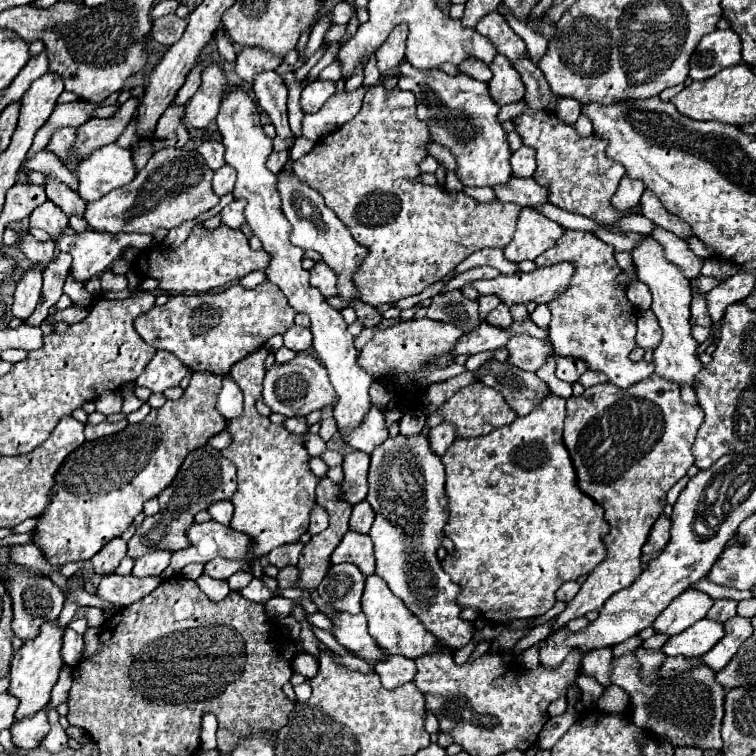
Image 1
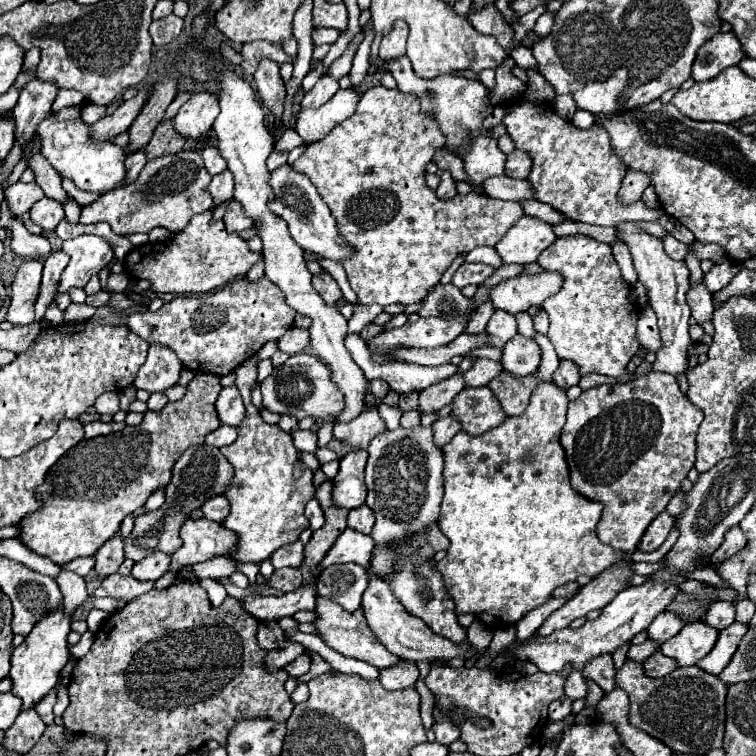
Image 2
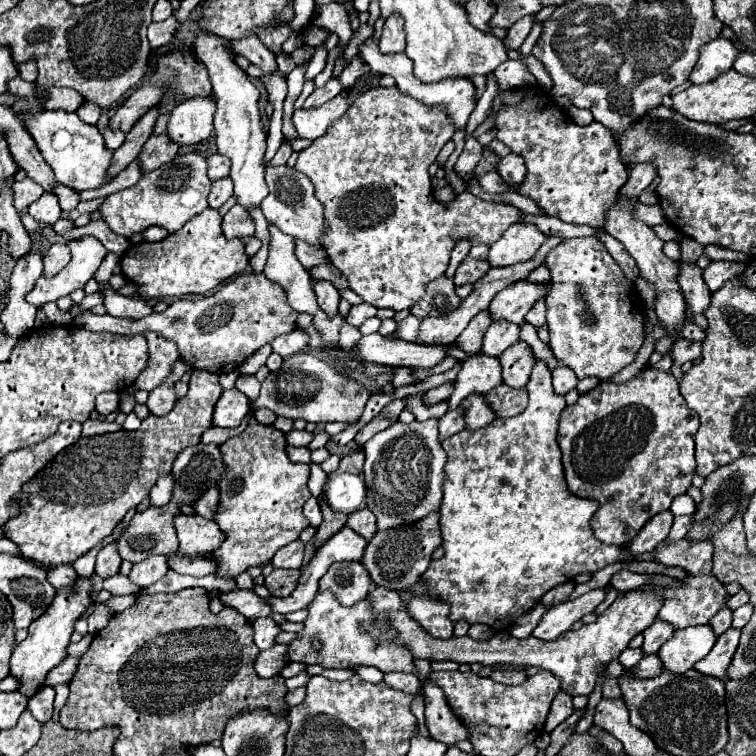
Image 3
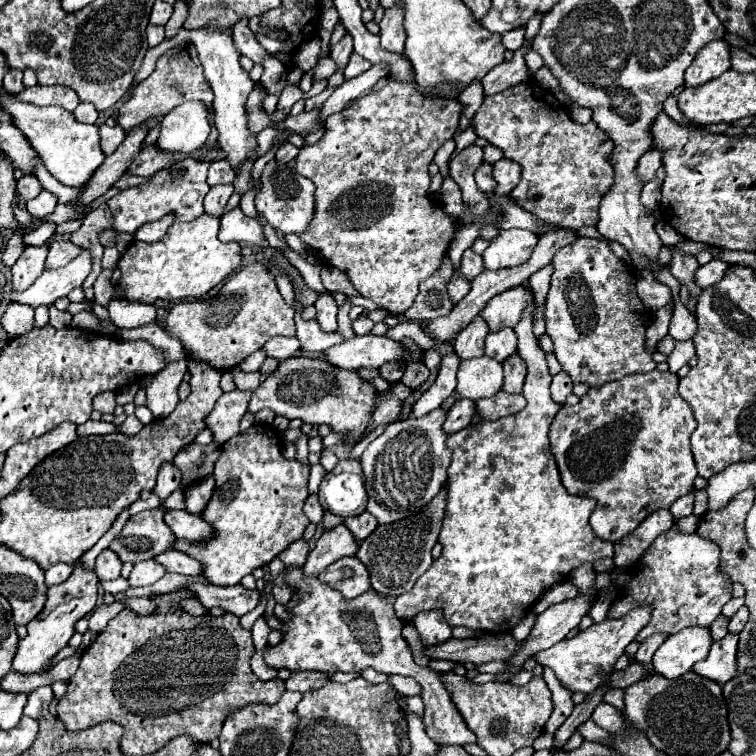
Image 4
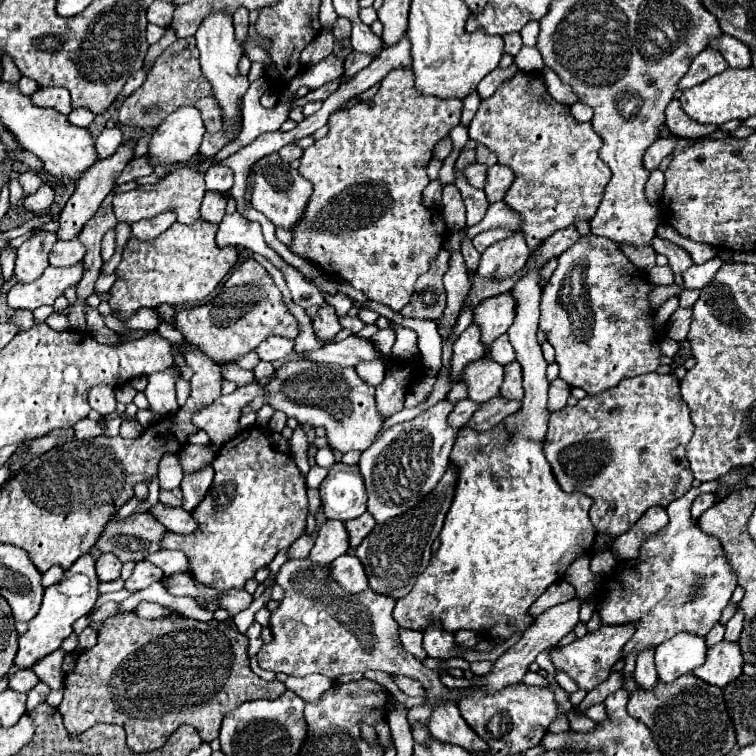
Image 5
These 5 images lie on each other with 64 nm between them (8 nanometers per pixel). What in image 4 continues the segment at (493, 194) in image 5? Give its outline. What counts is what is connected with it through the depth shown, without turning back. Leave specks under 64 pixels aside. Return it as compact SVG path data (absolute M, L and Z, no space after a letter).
M502 158L492 166L492 178L496 180L496 188L492 192L496 196L504 196L520 182L520 166L512 160Z

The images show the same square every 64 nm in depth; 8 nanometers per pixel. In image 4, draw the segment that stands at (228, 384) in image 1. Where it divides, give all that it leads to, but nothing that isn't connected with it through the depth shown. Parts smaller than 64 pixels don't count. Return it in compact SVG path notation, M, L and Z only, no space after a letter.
M250 390L226 392L220 396L212 412L206 416L206 428L212 432L214 442L218 446L228 442L232 436L240 434L240 420L246 414L250 396Z

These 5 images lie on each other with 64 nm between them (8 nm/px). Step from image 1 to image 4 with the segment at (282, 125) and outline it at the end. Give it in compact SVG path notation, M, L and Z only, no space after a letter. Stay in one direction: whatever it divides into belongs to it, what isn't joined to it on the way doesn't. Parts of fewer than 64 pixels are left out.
M240 18L234 28L232 28L232 38L234 38L234 46L238 48L238 52L242 56L248 56L252 62L262 62L262 58L268 54L254 38L252 30L248 28L248 18Z

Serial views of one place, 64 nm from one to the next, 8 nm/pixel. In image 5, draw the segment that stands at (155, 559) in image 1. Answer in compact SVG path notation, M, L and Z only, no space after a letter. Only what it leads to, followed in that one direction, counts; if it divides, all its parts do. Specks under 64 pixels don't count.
M138 562L132 576L124 582L124 588L130 592L136 592L136 590L150 586L152 582L160 582L162 576L164 576L164 572L158 566L150 564L150 562Z

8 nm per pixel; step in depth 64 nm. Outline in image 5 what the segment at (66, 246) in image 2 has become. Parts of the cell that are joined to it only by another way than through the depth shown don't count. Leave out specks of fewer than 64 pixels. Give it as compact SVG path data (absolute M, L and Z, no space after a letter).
M82 264L70 268L56 268L48 266L44 274L28 284L16 282L8 292L8 306L10 308L26 308L36 310L44 304L54 304L58 296L64 294L68 286L74 286L82 278Z

